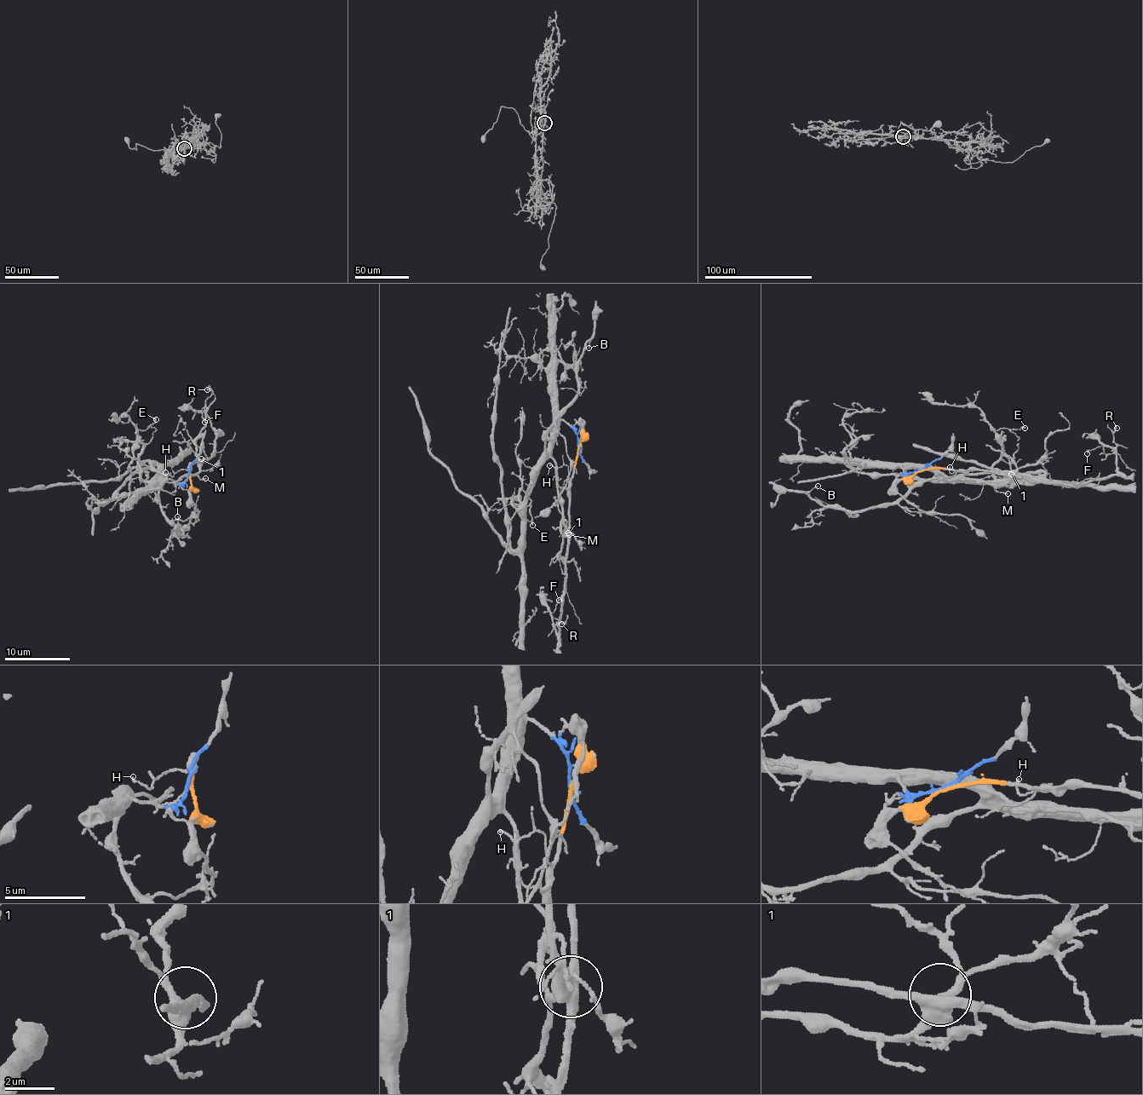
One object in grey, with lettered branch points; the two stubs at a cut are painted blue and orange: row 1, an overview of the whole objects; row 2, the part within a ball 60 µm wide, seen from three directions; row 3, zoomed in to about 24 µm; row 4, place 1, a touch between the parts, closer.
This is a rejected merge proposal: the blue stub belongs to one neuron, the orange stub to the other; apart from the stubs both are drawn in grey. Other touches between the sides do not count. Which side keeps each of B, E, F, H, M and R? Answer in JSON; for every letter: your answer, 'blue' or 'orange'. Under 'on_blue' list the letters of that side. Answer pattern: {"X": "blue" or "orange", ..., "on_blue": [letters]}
{"B": "blue", "E": "blue", "F": "orange", "H": "orange", "M": "blue", "R": "orange", "on_blue": ["B", "E", "M"]}

